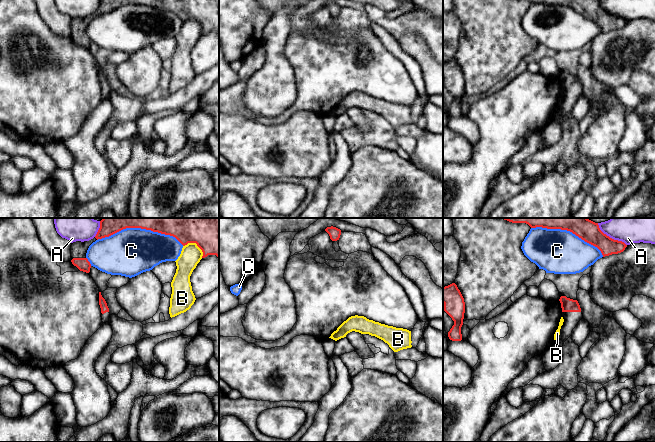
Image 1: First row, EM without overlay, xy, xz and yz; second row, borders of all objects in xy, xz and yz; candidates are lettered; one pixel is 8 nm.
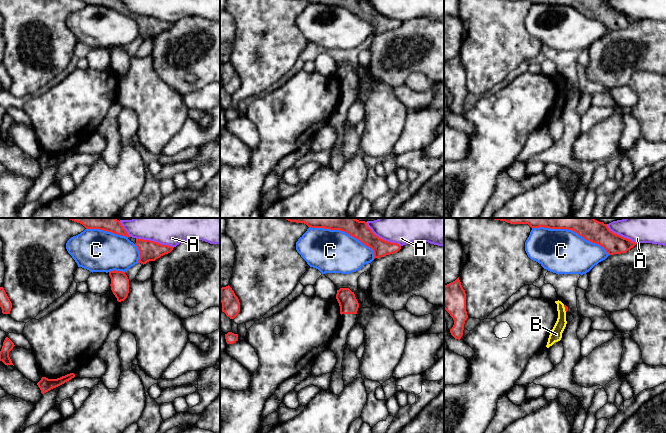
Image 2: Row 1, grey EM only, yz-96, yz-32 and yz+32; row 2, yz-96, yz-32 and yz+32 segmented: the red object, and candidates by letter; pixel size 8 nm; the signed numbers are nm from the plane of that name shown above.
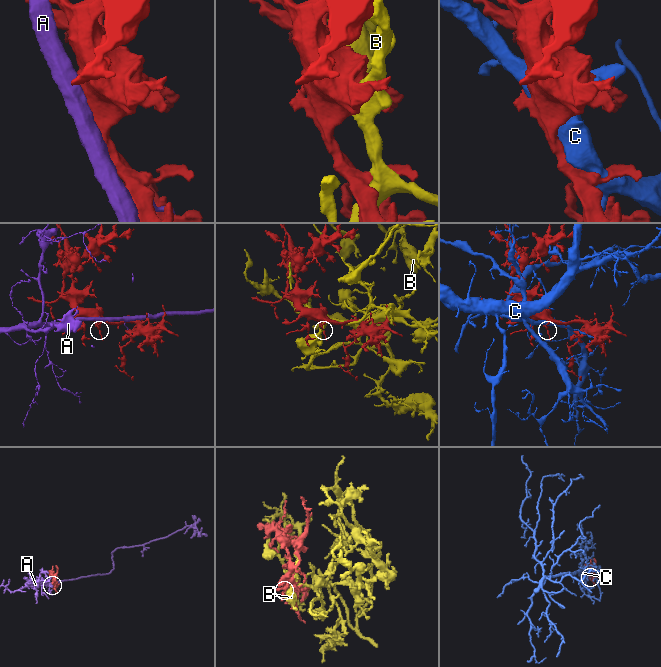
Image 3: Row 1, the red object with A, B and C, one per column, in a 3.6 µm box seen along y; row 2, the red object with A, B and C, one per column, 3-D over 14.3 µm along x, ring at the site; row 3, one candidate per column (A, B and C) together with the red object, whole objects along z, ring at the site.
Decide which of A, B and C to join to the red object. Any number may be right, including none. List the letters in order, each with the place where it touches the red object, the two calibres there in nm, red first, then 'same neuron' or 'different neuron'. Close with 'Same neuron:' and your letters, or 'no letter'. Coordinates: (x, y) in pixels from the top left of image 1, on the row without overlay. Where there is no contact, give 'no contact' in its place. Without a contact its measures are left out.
A: contact yz (611, 14); calibres 160 and 160 nm; different neuron
B: contact xy (196, 19); calibres 260 and 170 nm; different neuron
C: contact yz (568, 6); calibres 160 and 360 nm; different neuron
Same neuron: no letter

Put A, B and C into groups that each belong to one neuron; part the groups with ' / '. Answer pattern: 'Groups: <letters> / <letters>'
Groups: A / B / C

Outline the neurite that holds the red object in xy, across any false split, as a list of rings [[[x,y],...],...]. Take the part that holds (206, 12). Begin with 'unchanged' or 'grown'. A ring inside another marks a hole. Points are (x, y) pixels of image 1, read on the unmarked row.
grown; [[[100,0],[100,4],[93,15],[84,18],[76,17],[72,19],[72,40],[80,47],[89,49],[91,40],[86,34],[86,29],[89,22],[98,15],[109,13],[126,4],[141,4],[170,11],[175,13],[183,22],[187,21],[188,19],[196,19],[203,28],[202,34],[205,34],[208,31],[216,31],[219,34],[219,0]]]

